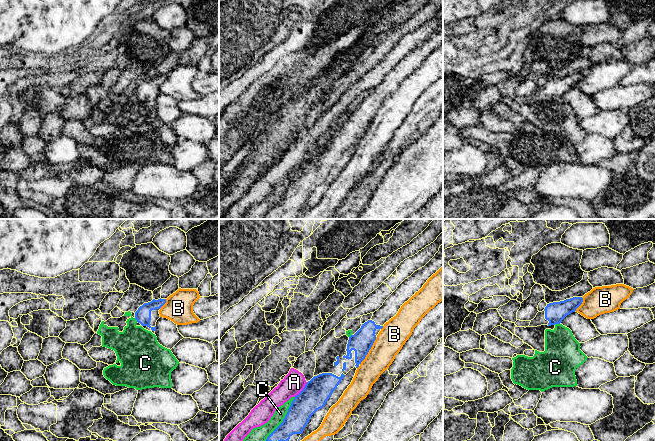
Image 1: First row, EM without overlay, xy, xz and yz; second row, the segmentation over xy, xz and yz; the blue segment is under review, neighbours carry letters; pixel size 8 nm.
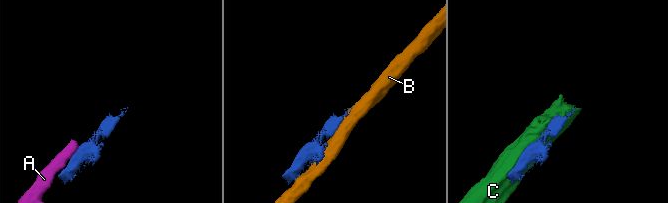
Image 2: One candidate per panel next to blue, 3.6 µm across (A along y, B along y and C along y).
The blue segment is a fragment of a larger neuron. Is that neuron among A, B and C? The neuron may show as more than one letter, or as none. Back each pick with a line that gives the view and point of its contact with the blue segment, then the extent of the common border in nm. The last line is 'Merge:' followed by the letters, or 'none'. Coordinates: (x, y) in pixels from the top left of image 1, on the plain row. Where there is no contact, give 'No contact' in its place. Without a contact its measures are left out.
Merge: none

